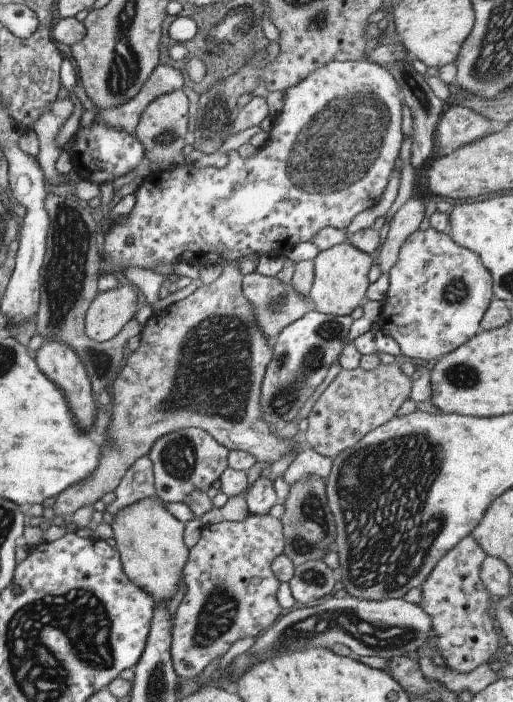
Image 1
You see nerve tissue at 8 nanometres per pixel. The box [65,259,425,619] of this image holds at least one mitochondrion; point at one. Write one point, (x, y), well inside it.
(213, 371)

